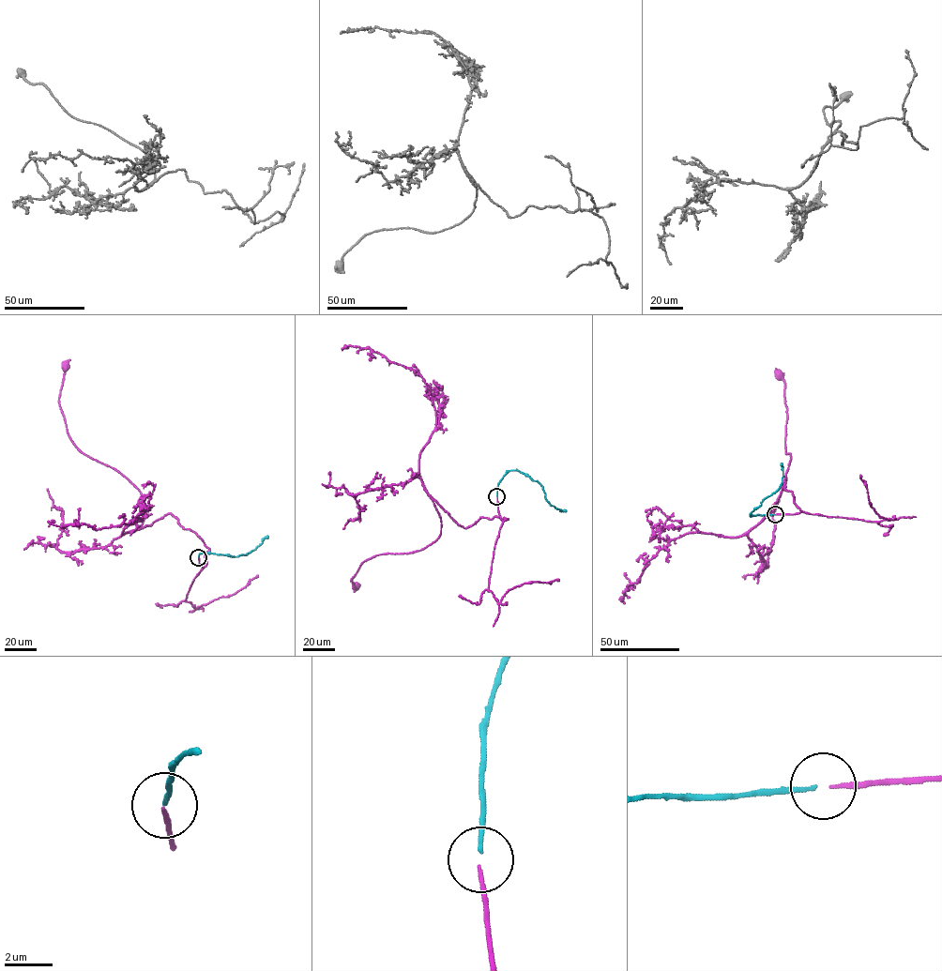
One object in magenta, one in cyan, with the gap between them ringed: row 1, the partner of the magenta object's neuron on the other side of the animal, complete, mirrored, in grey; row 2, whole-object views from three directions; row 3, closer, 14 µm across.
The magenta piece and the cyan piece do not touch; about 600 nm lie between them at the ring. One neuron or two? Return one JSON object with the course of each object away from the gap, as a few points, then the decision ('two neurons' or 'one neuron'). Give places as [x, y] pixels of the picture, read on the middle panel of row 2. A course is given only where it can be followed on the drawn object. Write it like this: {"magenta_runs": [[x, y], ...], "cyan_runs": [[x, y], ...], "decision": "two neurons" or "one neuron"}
{"magenta_runs": [[496, 497], [508, 519], [481, 517], [465, 528], [432, 498], [437, 539], [364, 561], [356, 586]], "cyan_runs": [[496, 496], [500, 480], [508, 471], [517, 470], [537, 480], [551, 505], [566, 511]], "decision": "one neuron"}

